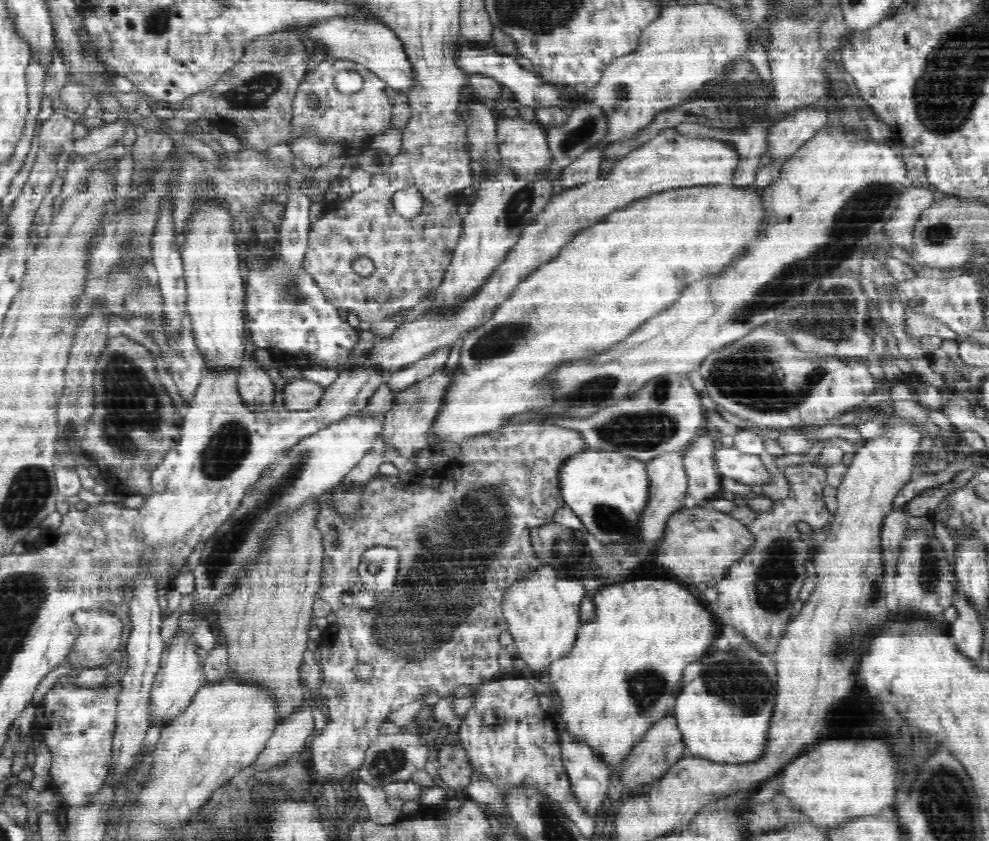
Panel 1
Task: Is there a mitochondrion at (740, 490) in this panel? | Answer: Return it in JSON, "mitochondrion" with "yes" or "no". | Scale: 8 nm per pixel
{"mitochondrion":"no"}

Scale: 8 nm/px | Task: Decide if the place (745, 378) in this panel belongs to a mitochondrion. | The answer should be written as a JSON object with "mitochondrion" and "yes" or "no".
{"mitochondrion":"yes"}

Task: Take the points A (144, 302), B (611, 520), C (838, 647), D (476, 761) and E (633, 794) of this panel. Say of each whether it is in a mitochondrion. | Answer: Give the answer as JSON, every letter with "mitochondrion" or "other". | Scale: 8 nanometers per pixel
{"A":"mitochondrion","B":"mitochondrion","C":"mitochondrion","D":"other","E":"other"}

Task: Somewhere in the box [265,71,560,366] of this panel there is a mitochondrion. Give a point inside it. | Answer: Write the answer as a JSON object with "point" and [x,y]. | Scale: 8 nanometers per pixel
{"point":[506,337]}

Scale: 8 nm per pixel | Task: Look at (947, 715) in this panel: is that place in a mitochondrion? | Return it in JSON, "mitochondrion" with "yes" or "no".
{"mitochondrion":"no"}

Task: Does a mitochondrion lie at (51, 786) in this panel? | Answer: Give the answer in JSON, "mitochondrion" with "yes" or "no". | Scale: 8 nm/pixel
{"mitochondrion":"no"}

